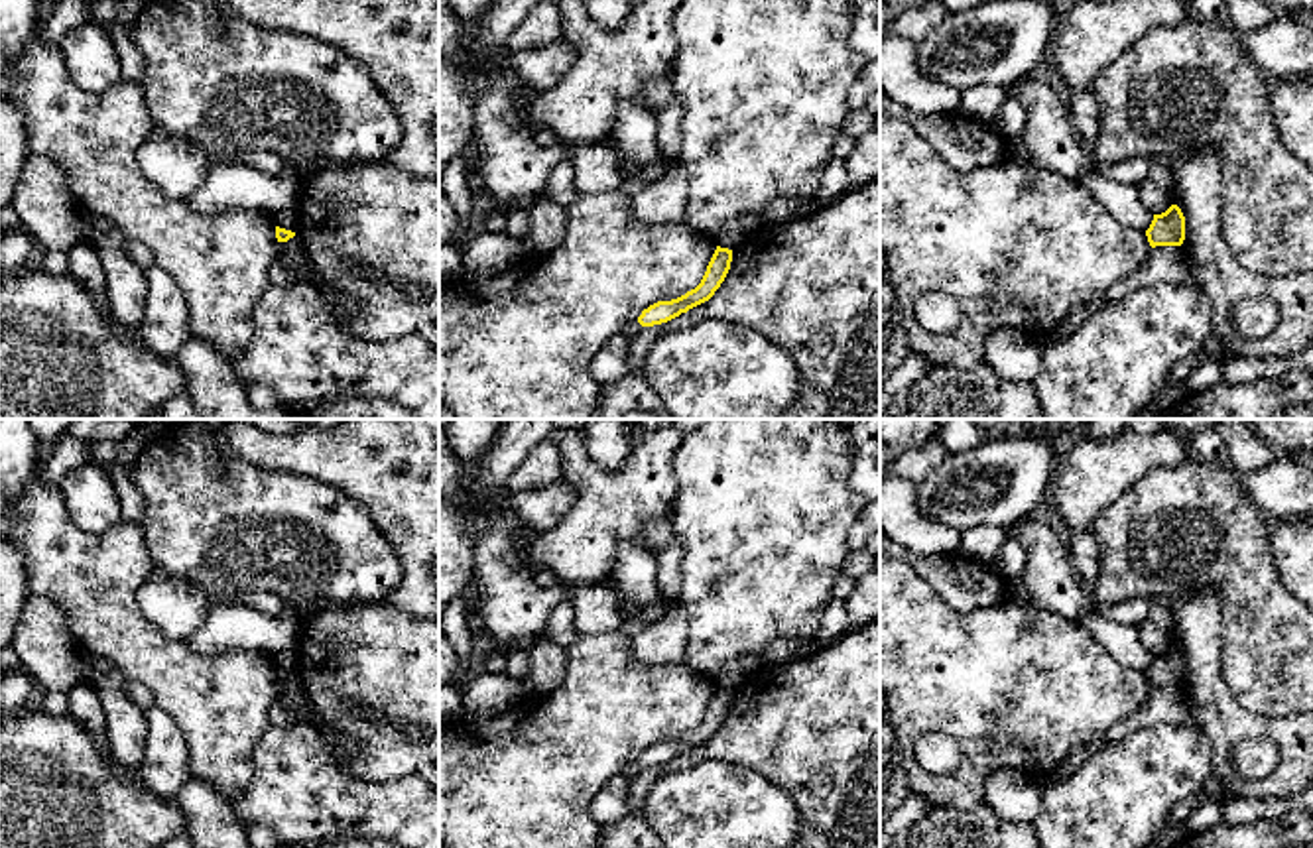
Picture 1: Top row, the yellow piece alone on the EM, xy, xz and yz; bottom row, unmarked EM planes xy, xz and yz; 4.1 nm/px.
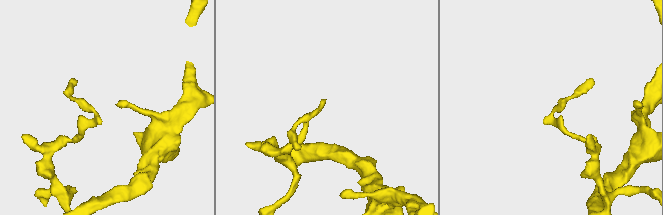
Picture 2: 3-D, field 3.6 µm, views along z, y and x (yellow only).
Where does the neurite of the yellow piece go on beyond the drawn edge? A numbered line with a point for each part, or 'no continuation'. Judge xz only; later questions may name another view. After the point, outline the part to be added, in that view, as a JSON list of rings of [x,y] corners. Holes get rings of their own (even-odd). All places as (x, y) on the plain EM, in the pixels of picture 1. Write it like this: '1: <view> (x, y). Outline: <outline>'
no continuation

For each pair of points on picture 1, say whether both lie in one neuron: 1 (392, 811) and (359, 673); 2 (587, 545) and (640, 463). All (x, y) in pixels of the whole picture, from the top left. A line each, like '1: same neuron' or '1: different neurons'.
1: different neurons
2: same neuron

